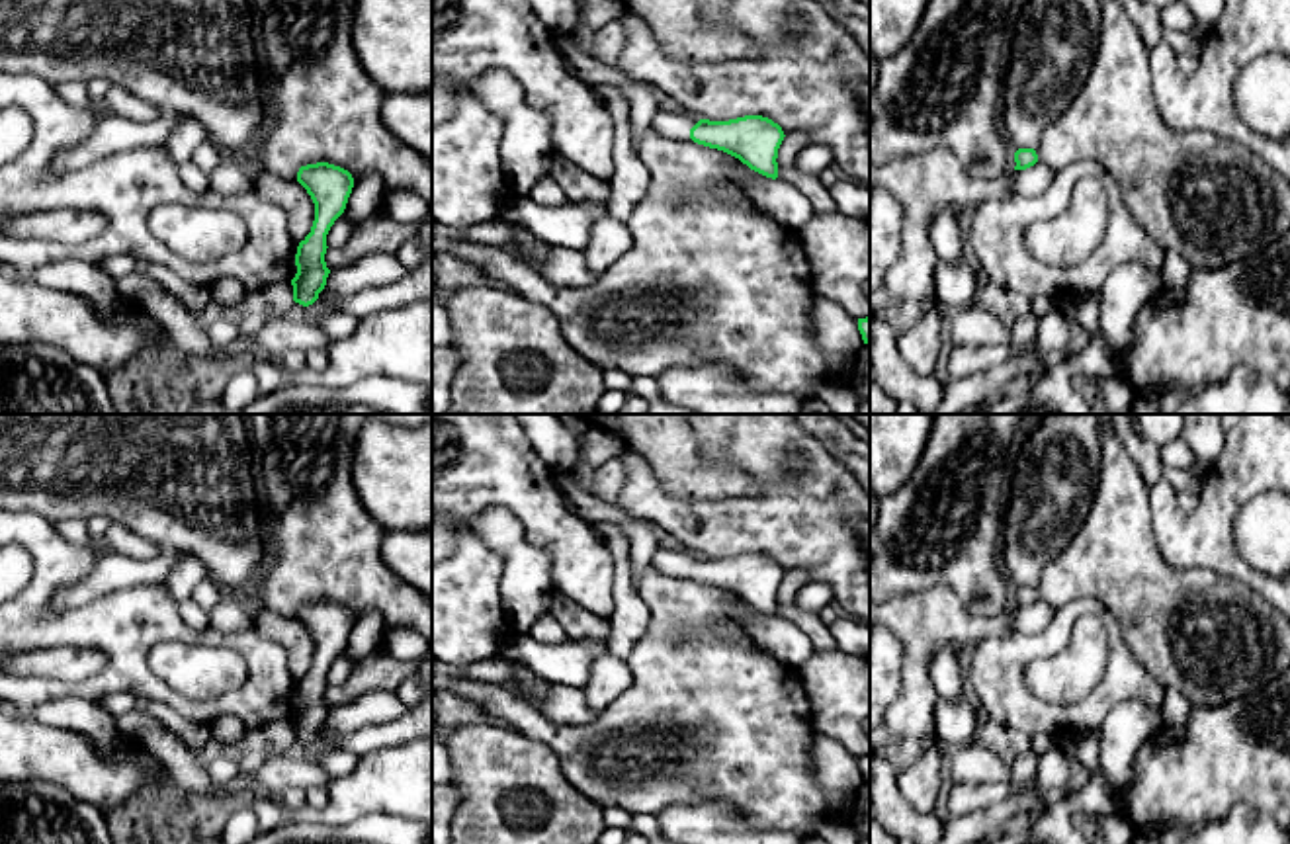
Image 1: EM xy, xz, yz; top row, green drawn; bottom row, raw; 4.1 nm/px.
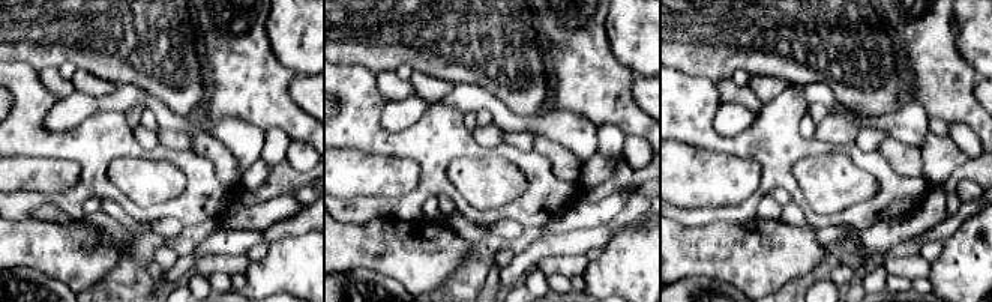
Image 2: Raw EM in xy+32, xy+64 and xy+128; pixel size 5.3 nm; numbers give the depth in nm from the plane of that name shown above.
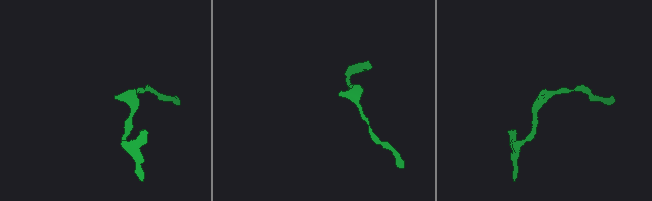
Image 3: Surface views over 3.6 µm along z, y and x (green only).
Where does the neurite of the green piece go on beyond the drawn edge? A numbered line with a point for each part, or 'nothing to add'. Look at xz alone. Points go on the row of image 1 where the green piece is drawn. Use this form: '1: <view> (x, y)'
1: xz (669, 122)

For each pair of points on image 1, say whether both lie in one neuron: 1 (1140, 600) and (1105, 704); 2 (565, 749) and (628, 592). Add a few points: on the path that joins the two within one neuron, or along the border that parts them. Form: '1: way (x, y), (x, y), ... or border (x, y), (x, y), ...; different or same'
1: border (1101, 602), (1117, 620), (1128, 653), (1154, 678); different
2: border (649, 610), (645, 632), (634, 643), (626, 661); different

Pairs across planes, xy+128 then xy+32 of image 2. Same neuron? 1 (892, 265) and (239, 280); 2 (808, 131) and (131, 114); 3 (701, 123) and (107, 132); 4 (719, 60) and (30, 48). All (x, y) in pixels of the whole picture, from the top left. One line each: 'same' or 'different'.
1: different
2: same
3: same
4: same

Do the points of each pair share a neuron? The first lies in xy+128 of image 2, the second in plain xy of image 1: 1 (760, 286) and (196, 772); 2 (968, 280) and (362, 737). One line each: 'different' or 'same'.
1: different
2: different

